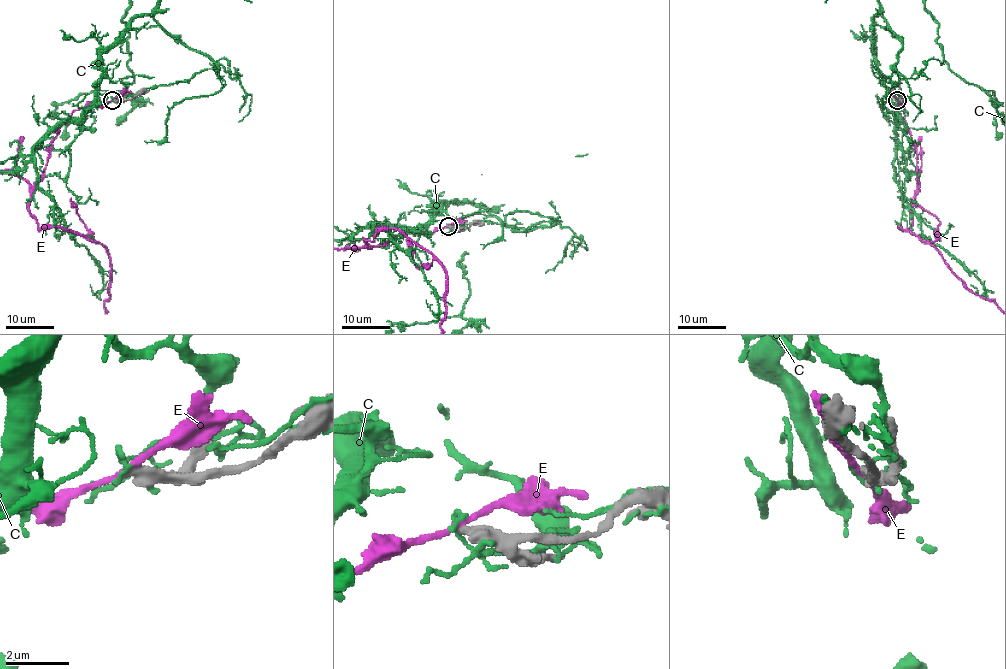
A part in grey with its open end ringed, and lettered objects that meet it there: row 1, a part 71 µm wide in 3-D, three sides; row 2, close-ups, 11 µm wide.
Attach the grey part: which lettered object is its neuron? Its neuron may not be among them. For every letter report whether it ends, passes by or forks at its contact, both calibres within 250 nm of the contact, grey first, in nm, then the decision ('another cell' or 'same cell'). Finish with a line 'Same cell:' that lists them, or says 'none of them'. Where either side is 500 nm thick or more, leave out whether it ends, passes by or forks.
C: it ends; calibres 380 and 140 nm; another cell
E: it passes by; calibres 400 and 160 nm; another cell
Same cell: none of them

